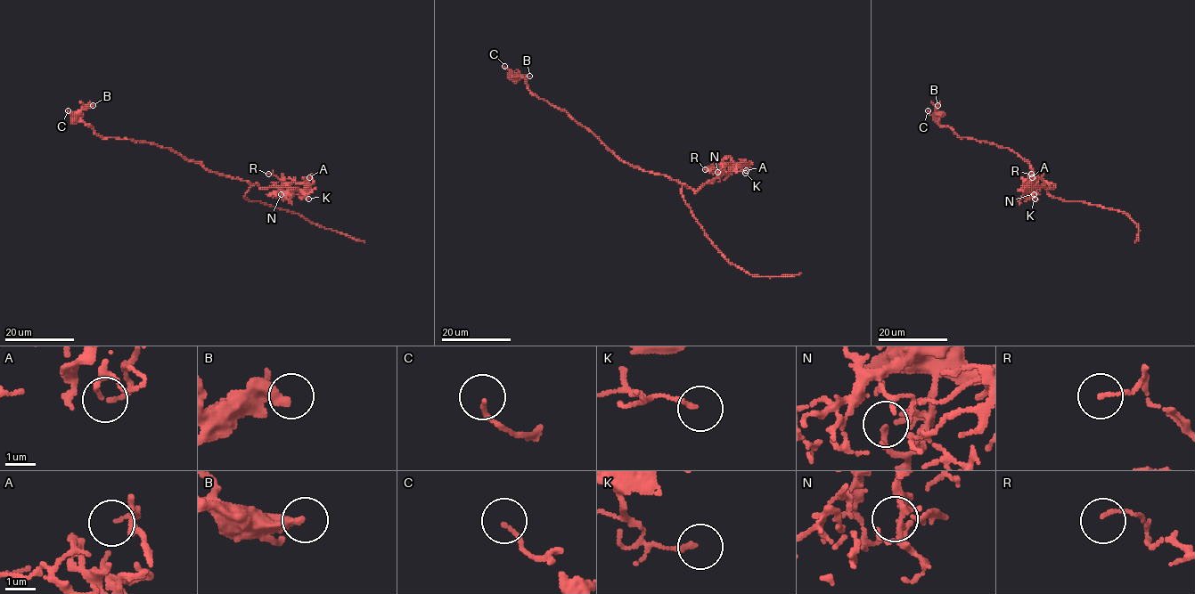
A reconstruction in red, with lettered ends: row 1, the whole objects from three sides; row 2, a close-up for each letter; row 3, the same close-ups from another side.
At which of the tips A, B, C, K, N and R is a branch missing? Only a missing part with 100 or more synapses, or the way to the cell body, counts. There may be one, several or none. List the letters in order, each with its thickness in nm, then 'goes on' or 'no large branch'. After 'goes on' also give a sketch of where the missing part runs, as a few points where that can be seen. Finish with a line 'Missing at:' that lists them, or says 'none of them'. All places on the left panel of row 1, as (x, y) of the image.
A: 130 nm | no large branch
B: 360 nm | no large branch
C: 130 nm | no large branch
K: 150 nm | no large branch
N: 160 nm | no large branch
R: 110 nm | no large branch
Missing at: none of them

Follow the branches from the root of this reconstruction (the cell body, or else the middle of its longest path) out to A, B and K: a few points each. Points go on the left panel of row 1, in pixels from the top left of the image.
A: (227, 176), (248, 180), (264, 189), (306, 189), (314, 182), (312, 176), (309, 177)
B: (227, 176), (207, 171), (168, 148), (129, 139), (102, 138), (78, 117), (83, 110), (93, 105)
K: (227, 176), (248, 180), (264, 189), (290, 187), (305, 199), (308, 199)

